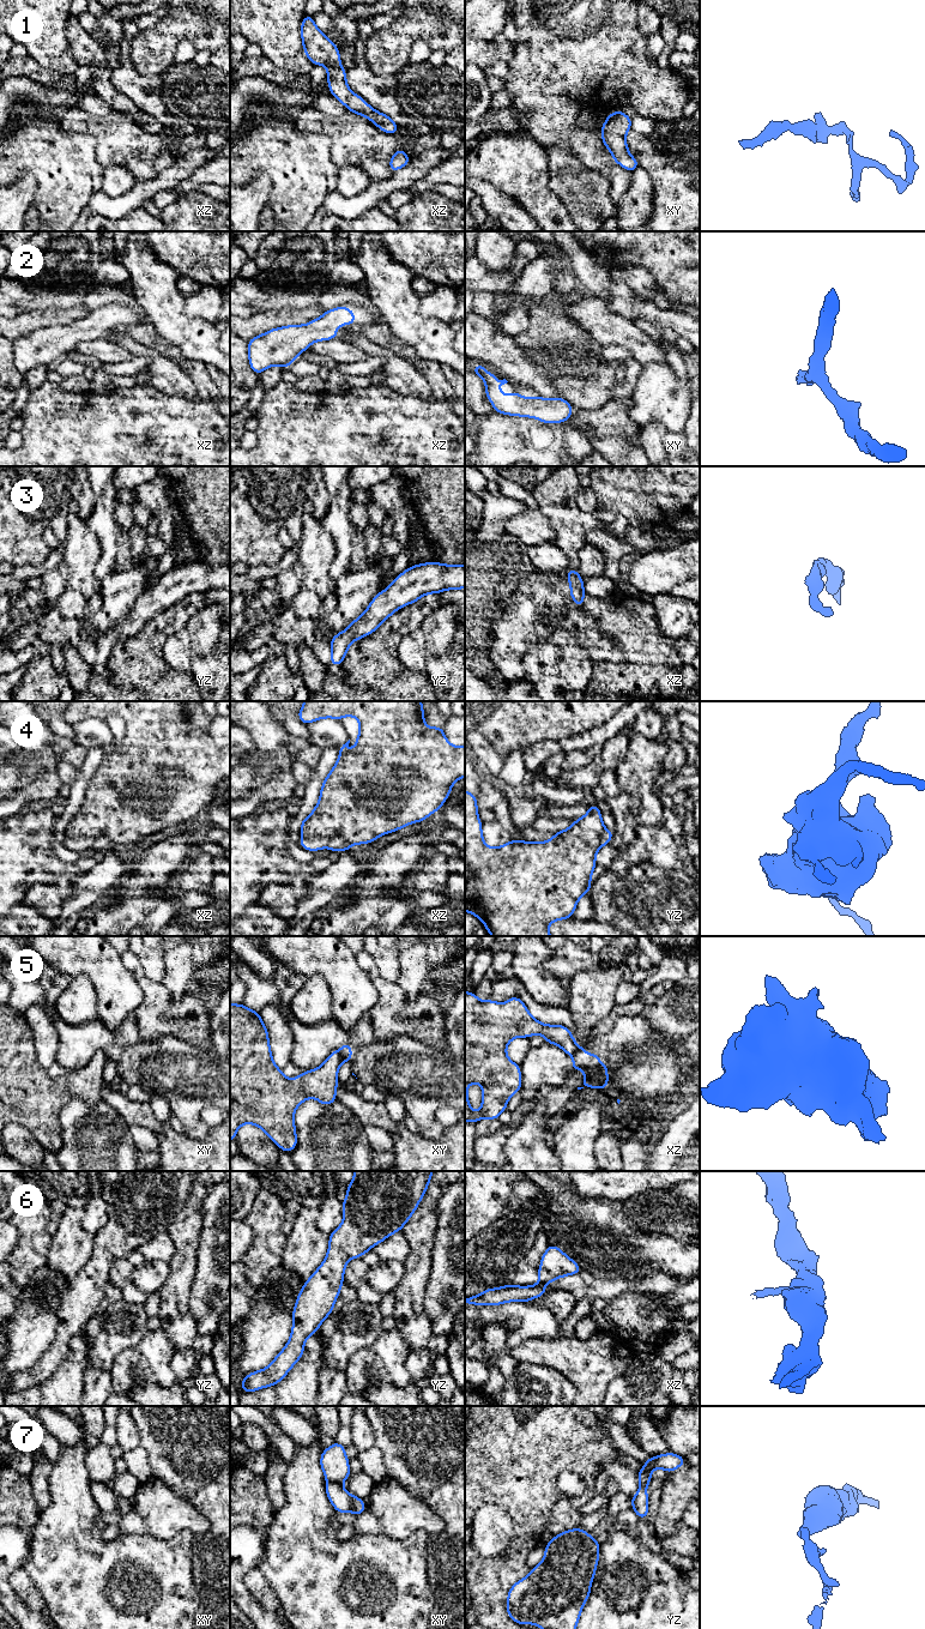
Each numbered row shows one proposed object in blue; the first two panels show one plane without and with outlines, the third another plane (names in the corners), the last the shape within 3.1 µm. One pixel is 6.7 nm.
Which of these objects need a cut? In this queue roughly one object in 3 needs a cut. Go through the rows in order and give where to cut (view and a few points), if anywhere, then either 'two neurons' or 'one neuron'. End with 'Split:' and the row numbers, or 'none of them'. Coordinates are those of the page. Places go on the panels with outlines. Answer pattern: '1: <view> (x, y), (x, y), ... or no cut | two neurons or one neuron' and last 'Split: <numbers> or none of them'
1: no cut | one neuron
2: no cut | one neuron
3: no cut | one neuron
4: no cut | one neuron
5: xy (339, 1050), (343, 1060) | two neurons
6: xz (539, 1281), (548, 1283) | two neurons
7: xy (349, 1494), (350, 1510) | two neurons
Split: 5, 6, 7

